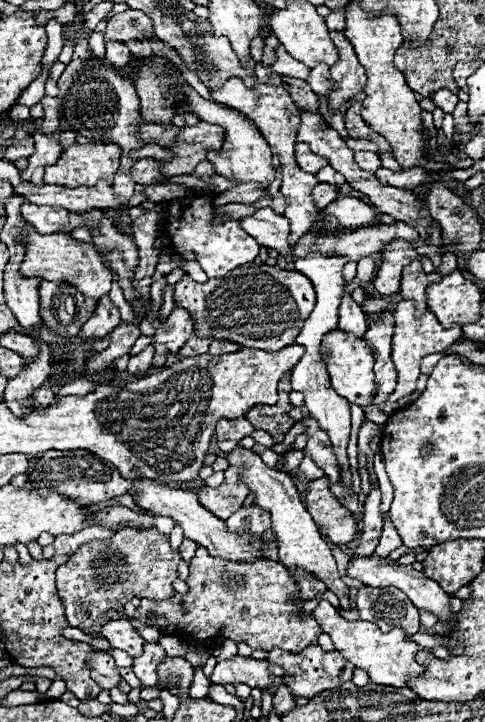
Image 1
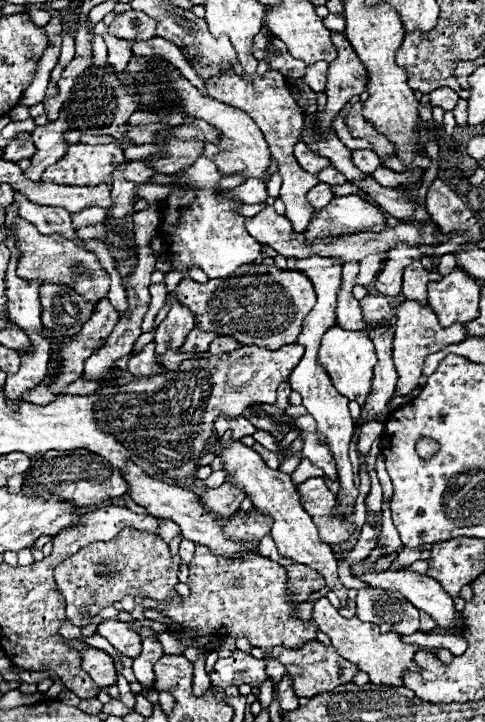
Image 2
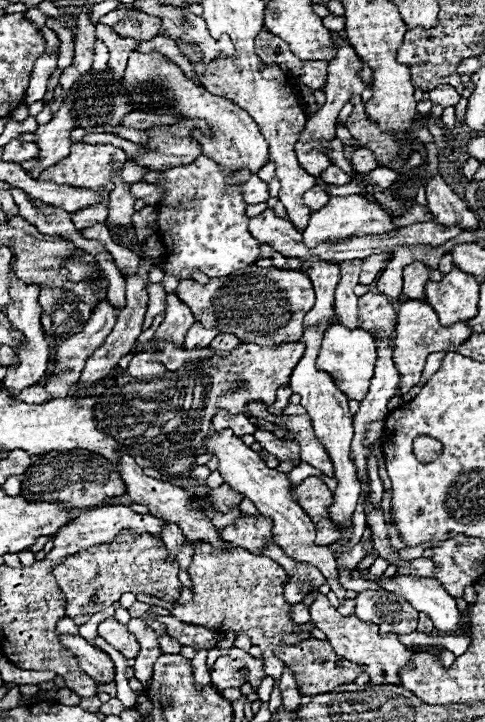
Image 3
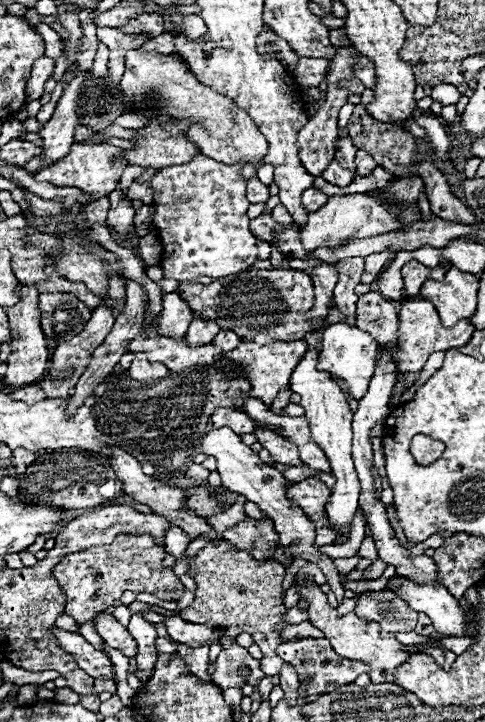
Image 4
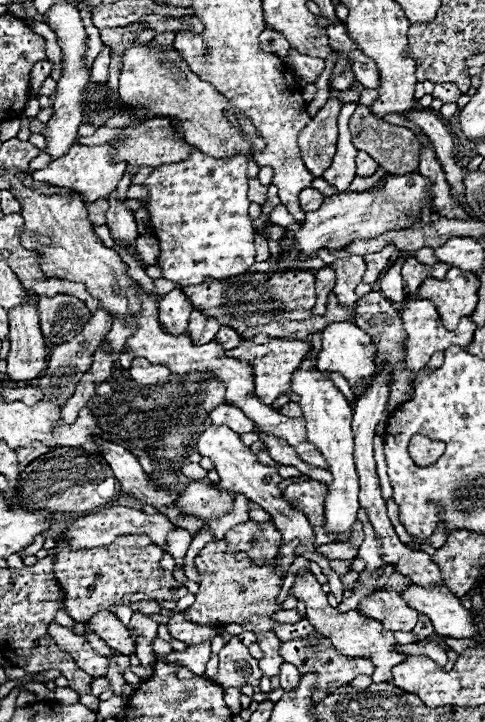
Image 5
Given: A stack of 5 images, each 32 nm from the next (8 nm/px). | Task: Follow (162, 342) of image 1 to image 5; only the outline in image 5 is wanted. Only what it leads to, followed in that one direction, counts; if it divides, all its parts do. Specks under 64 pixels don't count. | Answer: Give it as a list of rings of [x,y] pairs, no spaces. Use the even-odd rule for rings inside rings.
[[[174,288],[172,292],[160,296],[158,306],[160,306],[160,322],[162,326],[166,326],[170,334],[182,334],[188,328],[192,304],[182,294],[180,288]]]

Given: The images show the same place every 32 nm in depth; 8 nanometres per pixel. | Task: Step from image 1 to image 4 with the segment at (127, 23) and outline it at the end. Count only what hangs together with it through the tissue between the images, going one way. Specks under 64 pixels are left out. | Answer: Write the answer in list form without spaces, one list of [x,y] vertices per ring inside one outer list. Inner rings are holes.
[[[142,14],[136,20],[132,20],[126,26],[122,26],[122,30],[126,34],[140,34],[140,32],[144,34],[144,32],[150,32],[150,34],[158,36],[158,34],[162,34],[166,30],[166,24],[164,24],[164,18],[158,16],[158,14],[156,16],[154,14]]]

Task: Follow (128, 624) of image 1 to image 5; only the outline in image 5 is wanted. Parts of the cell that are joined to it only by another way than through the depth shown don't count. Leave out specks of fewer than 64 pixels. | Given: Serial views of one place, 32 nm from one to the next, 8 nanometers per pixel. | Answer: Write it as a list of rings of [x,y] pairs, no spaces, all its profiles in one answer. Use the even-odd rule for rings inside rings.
[[[100,610],[98,614],[94,614],[90,620],[88,620],[88,626],[90,630],[100,636],[110,648],[130,656],[134,652],[134,644],[132,644],[132,638],[130,638],[130,632],[128,628],[118,620],[118,616],[114,612],[108,612],[108,610]]]

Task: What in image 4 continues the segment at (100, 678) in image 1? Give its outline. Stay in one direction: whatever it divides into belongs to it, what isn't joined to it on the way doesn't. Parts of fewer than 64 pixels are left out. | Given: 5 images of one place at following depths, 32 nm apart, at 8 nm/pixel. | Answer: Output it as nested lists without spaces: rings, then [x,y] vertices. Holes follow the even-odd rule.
[[[52,626],[52,634],[58,640],[58,646],[62,646],[62,650],[66,650],[68,654],[74,656],[74,660],[78,662],[78,666],[90,674],[92,678],[108,678],[112,672],[112,662],[106,654],[102,654],[100,650],[96,650],[92,644],[88,644],[84,640],[84,636],[68,632],[68,630],[60,630],[56,626]]]

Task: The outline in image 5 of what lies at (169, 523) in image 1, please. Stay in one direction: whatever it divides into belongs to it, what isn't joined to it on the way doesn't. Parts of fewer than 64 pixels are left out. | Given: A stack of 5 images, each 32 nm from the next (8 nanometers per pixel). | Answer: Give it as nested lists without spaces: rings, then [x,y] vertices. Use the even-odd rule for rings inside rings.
[[[174,530],[172,534],[168,534],[168,552],[174,556],[176,560],[176,566],[182,566],[184,564],[184,554],[188,550],[192,542],[192,536],[186,534],[186,530]]]

